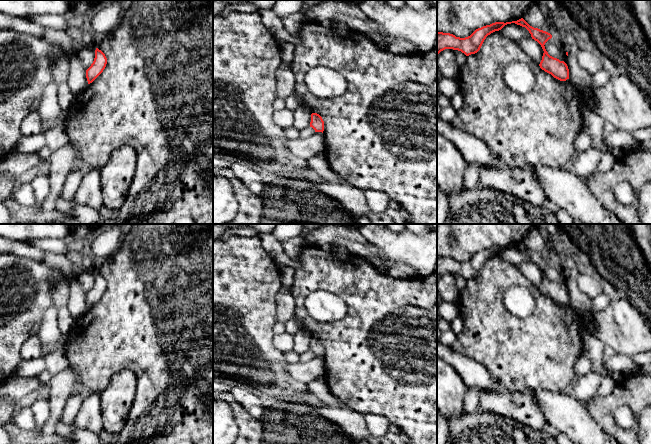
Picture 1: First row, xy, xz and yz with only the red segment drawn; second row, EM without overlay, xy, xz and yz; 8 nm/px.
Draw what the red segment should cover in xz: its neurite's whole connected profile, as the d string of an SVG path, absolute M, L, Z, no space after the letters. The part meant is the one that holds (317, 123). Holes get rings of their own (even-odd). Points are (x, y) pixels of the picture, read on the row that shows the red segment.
M317 113L311 114L311 122L310 127L312 127L315 132L322 132L324 131L324 121L322 117Z

